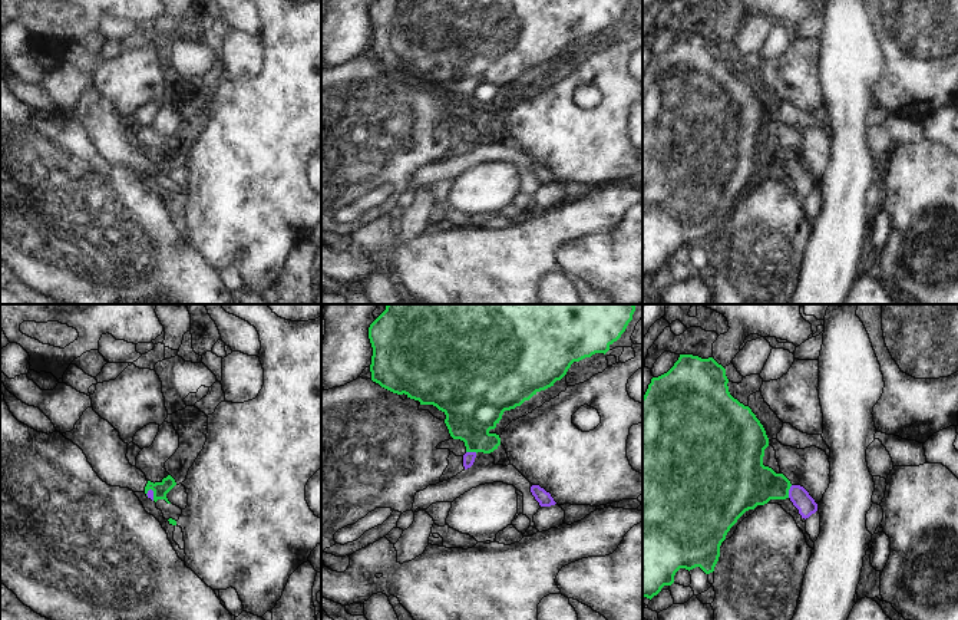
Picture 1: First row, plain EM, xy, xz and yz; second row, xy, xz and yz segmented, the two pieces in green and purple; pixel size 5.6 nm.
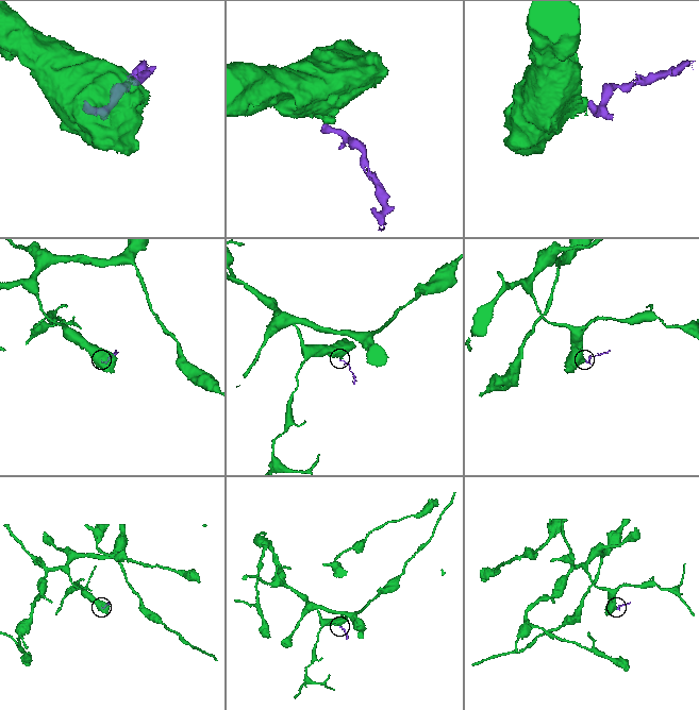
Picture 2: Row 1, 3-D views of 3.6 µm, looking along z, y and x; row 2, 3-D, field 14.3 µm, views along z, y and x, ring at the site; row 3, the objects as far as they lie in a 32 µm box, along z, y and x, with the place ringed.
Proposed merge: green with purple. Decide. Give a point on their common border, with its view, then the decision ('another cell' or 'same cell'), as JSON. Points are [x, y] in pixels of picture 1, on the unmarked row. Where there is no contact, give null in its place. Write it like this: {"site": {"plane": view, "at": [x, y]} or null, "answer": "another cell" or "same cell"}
{"site": {"plane": "yz", "at": [788, 170]}, "answer": "another cell"}

